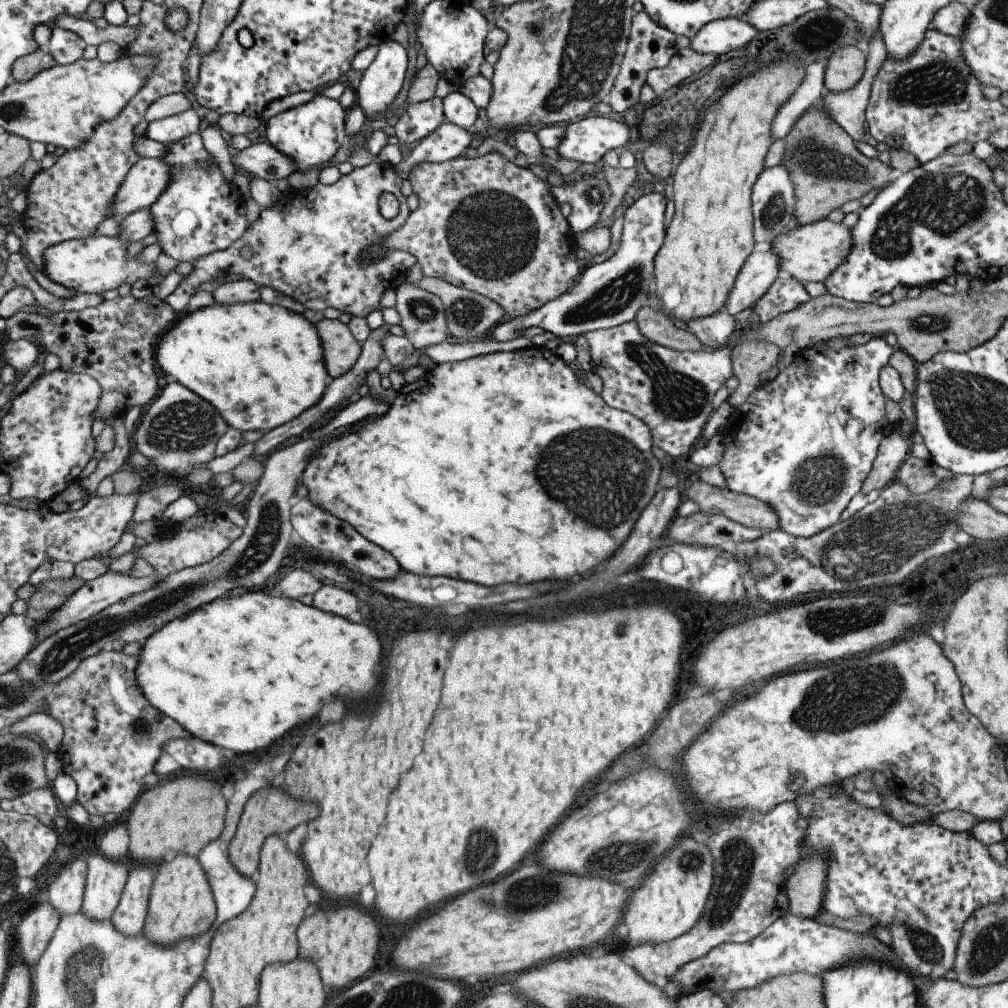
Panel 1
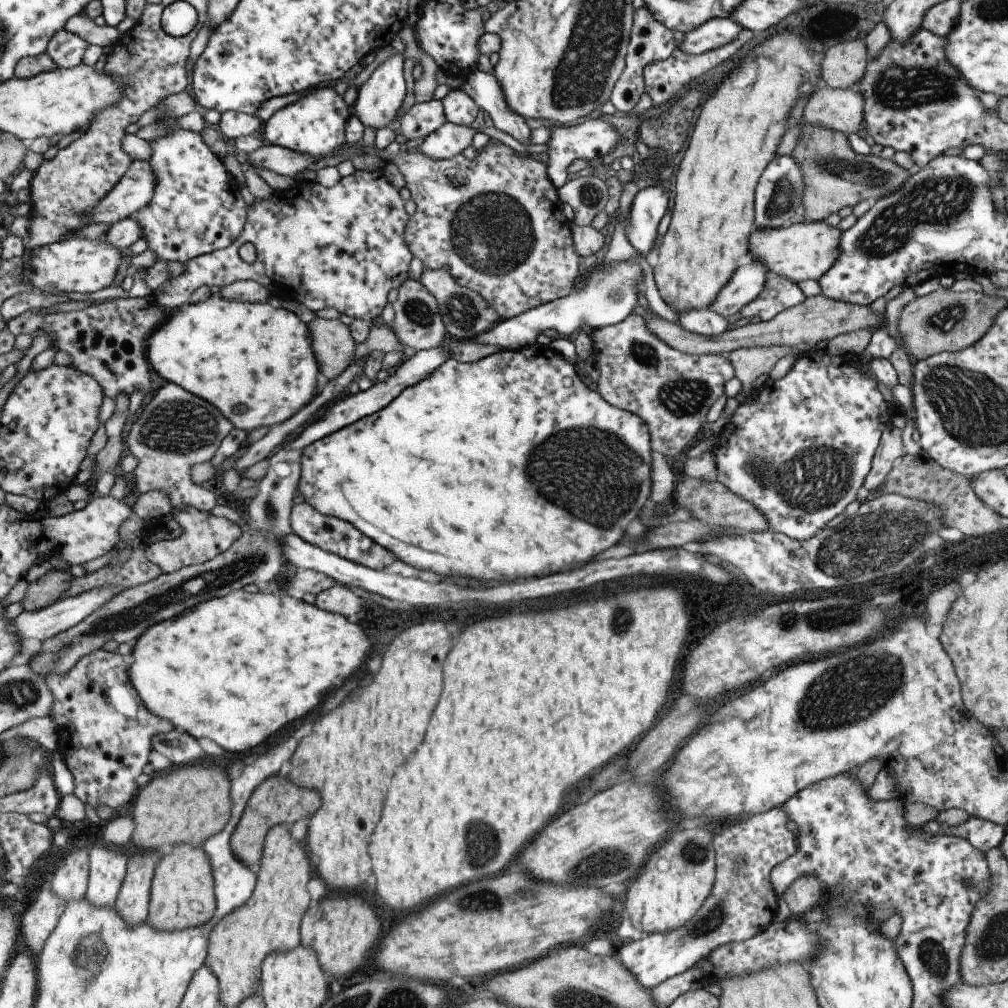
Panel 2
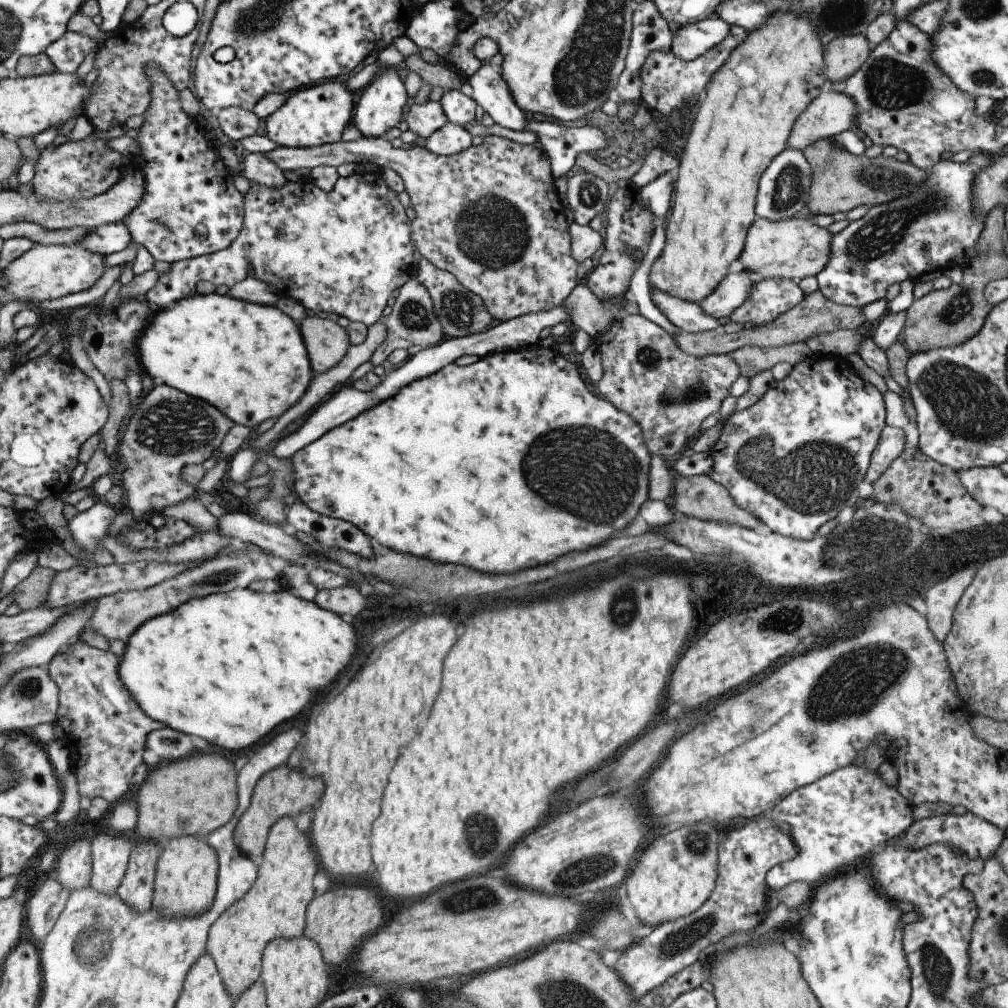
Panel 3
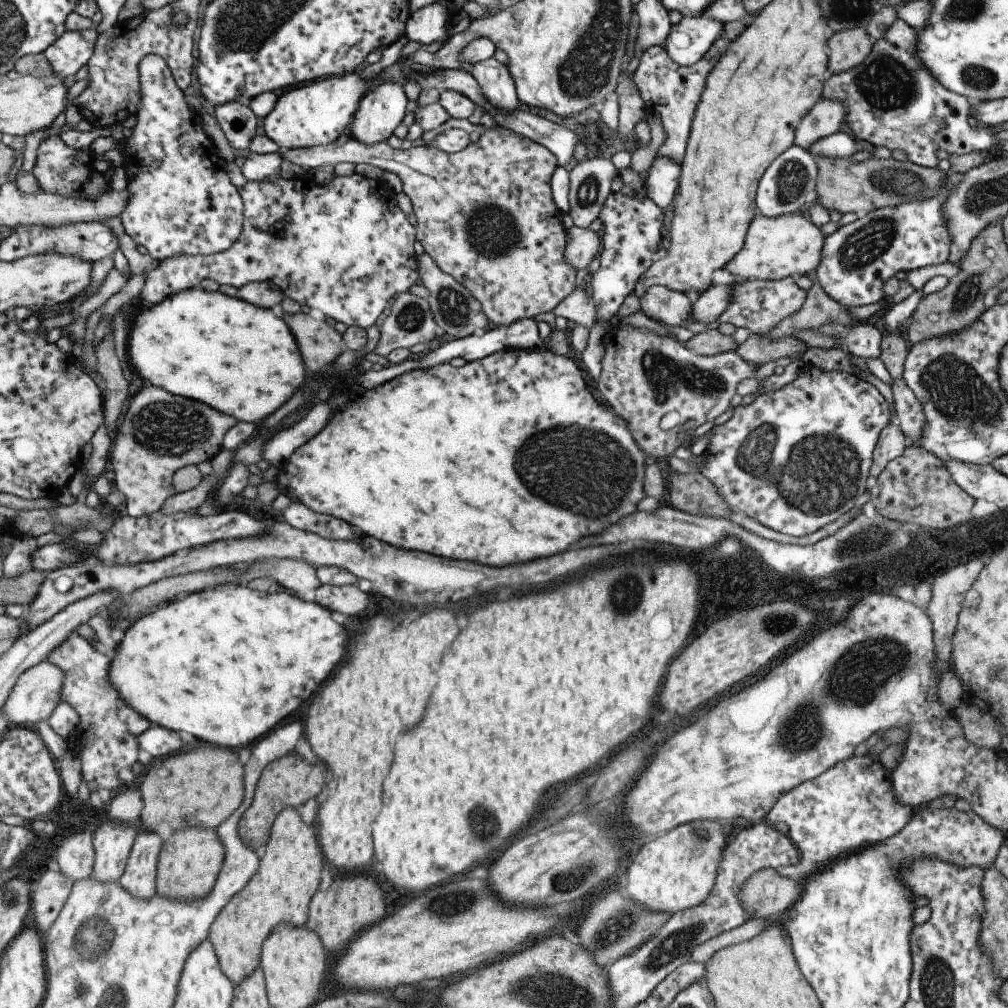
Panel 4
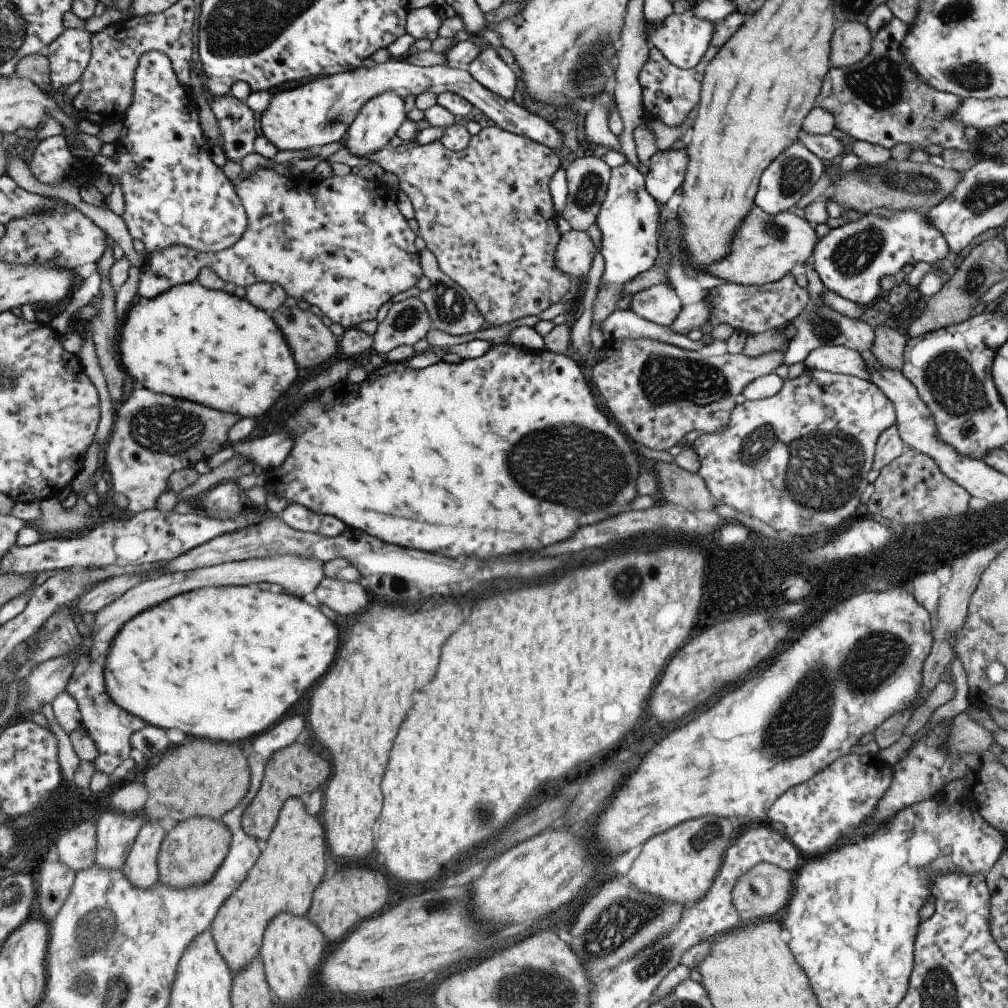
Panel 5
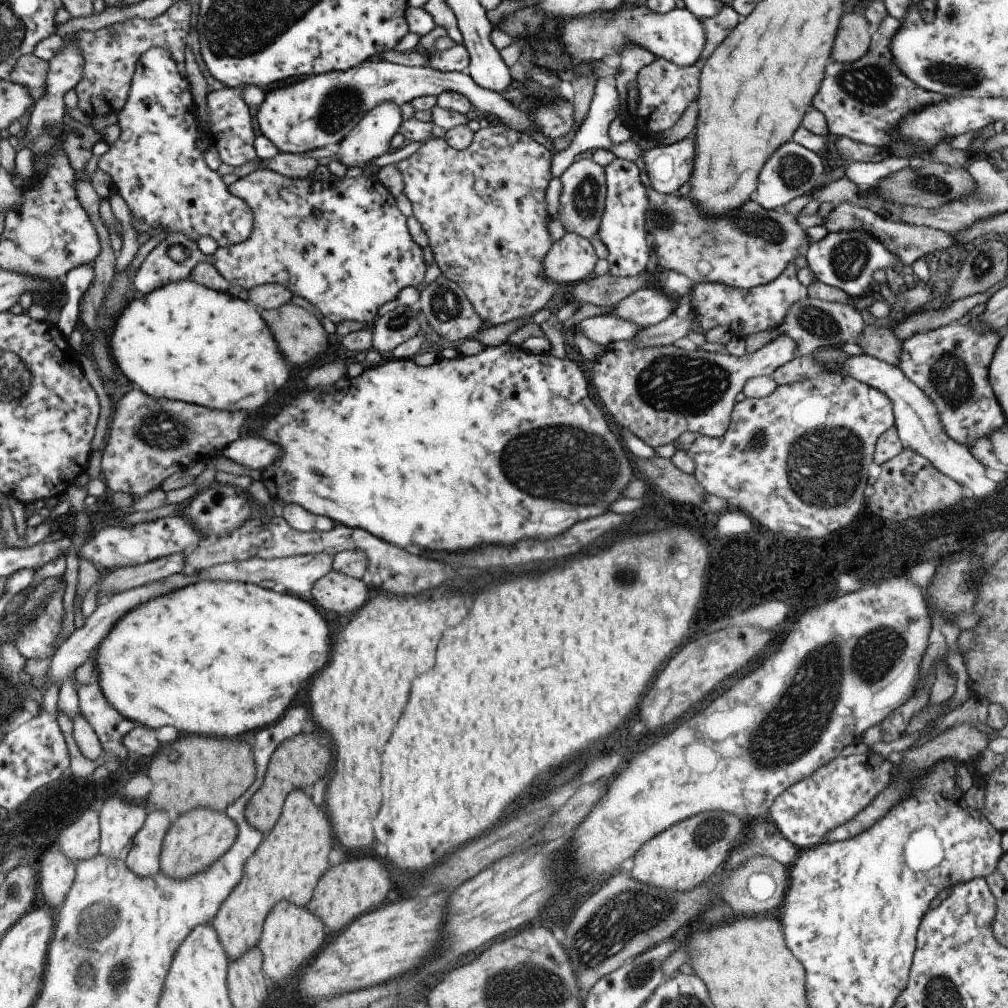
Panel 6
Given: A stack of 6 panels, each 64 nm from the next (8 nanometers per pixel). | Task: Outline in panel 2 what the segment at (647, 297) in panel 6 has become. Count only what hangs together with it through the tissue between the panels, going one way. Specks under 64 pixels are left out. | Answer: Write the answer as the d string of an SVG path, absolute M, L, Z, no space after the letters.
M709 308L684 310L684 312L674 311L678 315L678 326L682 326L684 330L693 332L694 334L714 338L720 336L720 334L724 334L729 329L726 317L716 314L716 312Z

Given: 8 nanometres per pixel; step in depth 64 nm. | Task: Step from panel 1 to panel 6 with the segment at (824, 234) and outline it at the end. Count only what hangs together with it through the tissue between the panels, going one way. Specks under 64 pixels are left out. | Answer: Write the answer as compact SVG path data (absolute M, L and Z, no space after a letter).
M646 176L643 177L643 184L649 197L646 227L652 238L651 244L656 247L653 251L656 251L658 256L658 265L662 269L689 277L695 282L722 283L740 289L758 287L779 278L800 255L802 244L810 244L807 230L800 226L797 216L788 214L783 208L768 211L751 199L730 215L723 215L722 219L706 219L693 204L690 196L679 196L678 191L672 195L659 194L649 186L649 179Z

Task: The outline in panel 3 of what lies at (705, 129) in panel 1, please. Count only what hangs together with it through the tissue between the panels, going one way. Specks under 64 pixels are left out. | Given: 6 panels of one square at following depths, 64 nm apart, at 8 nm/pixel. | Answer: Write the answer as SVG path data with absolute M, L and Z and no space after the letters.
M782 14L780 18L770 18L760 30L756 30L754 34L748 36L748 40L738 46L734 50L734 54L730 54L728 62L724 64L724 68L714 76L714 82L706 88L706 96L701 97L700 106L698 106L698 114L694 117L692 129L688 134L688 141L684 150L682 151L681 163L677 170L677 178L675 180L675 193L673 194L673 207L672 214L670 214L670 220L667 227L666 244L659 257L652 264L649 273L649 282L658 290L666 292L666 294L672 294L680 300L688 300L691 302L700 303L704 298L708 298L714 288L718 288L718 284L724 280L726 272L730 268L730 265L738 259L741 254L747 236L747 232L752 226L752 223L758 218L755 212L755 198L757 195L757 188L759 180L764 170L768 168L770 162L774 160L783 150L786 150L786 142L788 142L788 134L798 118L798 114L810 106L810 102L814 102L820 92L822 92L825 86L826 74L824 74L824 60L822 60L822 48L820 48L820 42L818 42L818 34L816 30L810 26L810 22L806 18L798 18L794 14Z

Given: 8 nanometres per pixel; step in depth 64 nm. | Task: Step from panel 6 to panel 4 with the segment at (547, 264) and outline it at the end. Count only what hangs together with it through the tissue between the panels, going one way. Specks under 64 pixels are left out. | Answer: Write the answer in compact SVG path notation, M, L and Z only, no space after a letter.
M577 226L566 230L564 258L577 271L586 268L598 252L601 252L600 233L596 233L589 228L583 229Z

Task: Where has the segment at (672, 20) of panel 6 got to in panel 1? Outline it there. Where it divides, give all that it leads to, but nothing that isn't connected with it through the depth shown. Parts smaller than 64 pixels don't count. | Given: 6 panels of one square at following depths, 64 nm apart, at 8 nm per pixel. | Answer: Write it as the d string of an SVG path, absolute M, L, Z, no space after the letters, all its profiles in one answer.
M723 18L702 26L691 38L690 48L698 54L728 54L750 44L760 32L744 18Z

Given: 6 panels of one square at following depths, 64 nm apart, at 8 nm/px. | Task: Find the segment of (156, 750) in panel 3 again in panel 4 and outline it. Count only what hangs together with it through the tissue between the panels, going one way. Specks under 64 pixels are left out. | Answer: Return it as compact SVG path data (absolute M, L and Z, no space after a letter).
M151 725L146 732L142 732L138 736L138 748L140 752L147 752L150 756L157 759L180 752L182 746L184 746L182 738L176 732L166 730L162 726Z

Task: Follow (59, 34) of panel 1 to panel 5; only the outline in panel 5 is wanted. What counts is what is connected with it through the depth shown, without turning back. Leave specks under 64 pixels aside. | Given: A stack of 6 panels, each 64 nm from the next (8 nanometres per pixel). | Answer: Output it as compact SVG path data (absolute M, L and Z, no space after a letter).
M68 29L44 50L50 67L50 85L56 92L80 80L89 62L91 32Z

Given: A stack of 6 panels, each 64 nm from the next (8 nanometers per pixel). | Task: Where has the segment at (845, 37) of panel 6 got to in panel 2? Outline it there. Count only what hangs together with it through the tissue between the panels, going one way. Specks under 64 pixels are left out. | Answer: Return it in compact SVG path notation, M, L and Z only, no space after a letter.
M864 38L838 42L821 56L822 83L835 89L854 87L866 72L868 61Z

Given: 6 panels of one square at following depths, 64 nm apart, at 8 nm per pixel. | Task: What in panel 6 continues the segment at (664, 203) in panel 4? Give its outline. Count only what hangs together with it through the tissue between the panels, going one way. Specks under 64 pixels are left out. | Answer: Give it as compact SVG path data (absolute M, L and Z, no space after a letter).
M599 78L595 84L595 92L584 118L581 127L576 133L572 144L566 150L555 152L552 158L552 178L561 178L562 174L576 161L580 155L586 155L597 149L604 149L614 153L618 159L630 159L635 161L639 156L644 158L646 163L646 177L649 179L649 186L659 194L672 195L681 186L689 182L695 158L695 134L692 133L682 141L665 146L659 144L657 148L647 152L641 152L634 142L614 144L608 135L609 125L617 116L621 115L618 92L615 86L608 84L605 78Z

